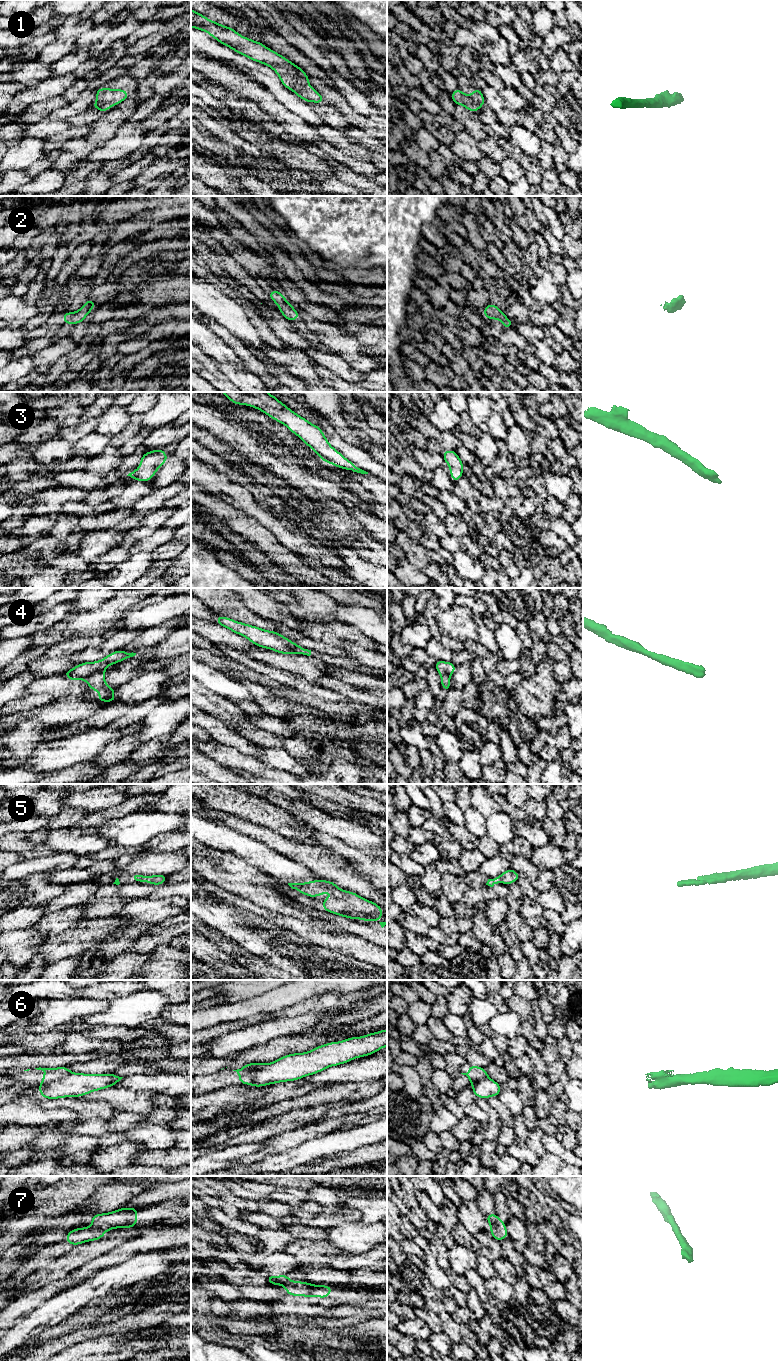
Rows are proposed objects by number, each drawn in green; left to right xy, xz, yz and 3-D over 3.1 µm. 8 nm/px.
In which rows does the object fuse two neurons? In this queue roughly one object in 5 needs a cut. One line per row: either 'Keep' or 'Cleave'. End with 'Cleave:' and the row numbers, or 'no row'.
1: Keep
2: Keep
3: Keep
4: Cleave
5: Keep
6: Cleave
7: Keep
Cleave: 4, 6

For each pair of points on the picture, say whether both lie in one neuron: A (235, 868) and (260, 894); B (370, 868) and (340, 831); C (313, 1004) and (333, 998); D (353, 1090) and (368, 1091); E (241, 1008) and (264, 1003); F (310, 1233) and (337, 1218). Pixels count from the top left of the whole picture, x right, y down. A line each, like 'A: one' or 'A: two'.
A: one
B: two
C: one
D: one
E: one
F: two

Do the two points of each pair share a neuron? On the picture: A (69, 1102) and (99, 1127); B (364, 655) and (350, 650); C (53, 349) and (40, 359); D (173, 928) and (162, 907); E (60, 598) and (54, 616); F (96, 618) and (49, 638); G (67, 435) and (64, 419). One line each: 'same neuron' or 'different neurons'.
A: same neuron
B: same neuron
C: same neuron
D: different neurons
E: same neuron
F: same neuron
G: different neurons

